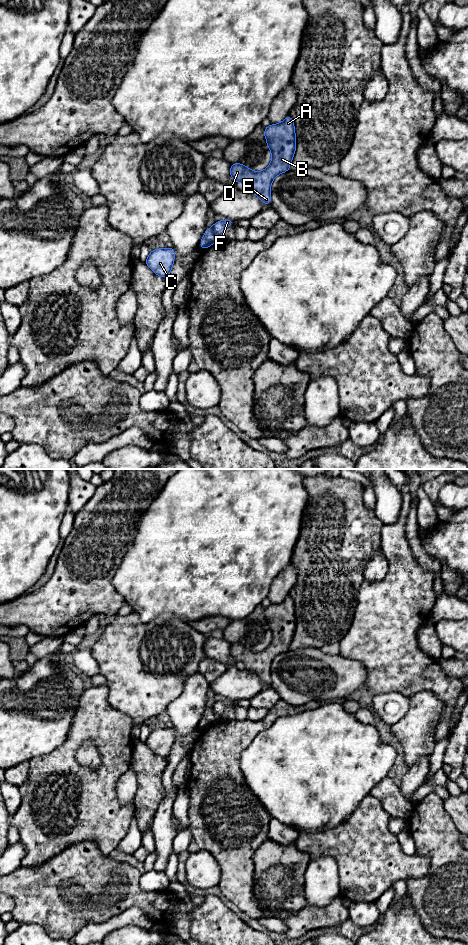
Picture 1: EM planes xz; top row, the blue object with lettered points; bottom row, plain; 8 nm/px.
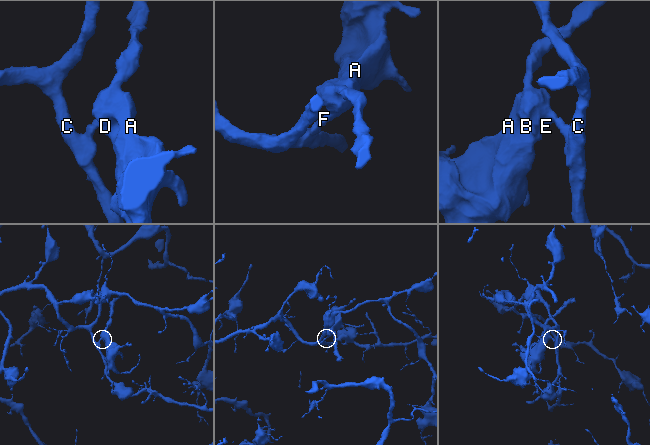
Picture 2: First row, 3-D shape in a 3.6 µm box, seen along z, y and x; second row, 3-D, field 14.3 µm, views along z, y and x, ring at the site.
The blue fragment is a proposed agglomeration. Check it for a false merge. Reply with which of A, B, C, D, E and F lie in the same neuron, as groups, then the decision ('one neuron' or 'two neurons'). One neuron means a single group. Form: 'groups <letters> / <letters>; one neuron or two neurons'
groups A B D E F / C; two neurons

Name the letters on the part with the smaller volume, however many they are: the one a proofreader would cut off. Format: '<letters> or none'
A, B, D, E, F

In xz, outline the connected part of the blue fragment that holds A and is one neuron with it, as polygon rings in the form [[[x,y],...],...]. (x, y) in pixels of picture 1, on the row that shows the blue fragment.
[[[288,115],[282,123],[264,128],[264,136],[273,156],[270,165],[261,172],[253,172],[241,163],[234,163],[231,164],[230,175],[234,183],[244,183],[246,189],[269,206],[272,181],[277,175],[290,170],[290,163],[296,150],[293,118]]]

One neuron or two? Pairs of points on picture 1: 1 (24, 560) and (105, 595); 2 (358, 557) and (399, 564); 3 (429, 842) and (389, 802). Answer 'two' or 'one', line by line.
1: two
2: two
3: two

